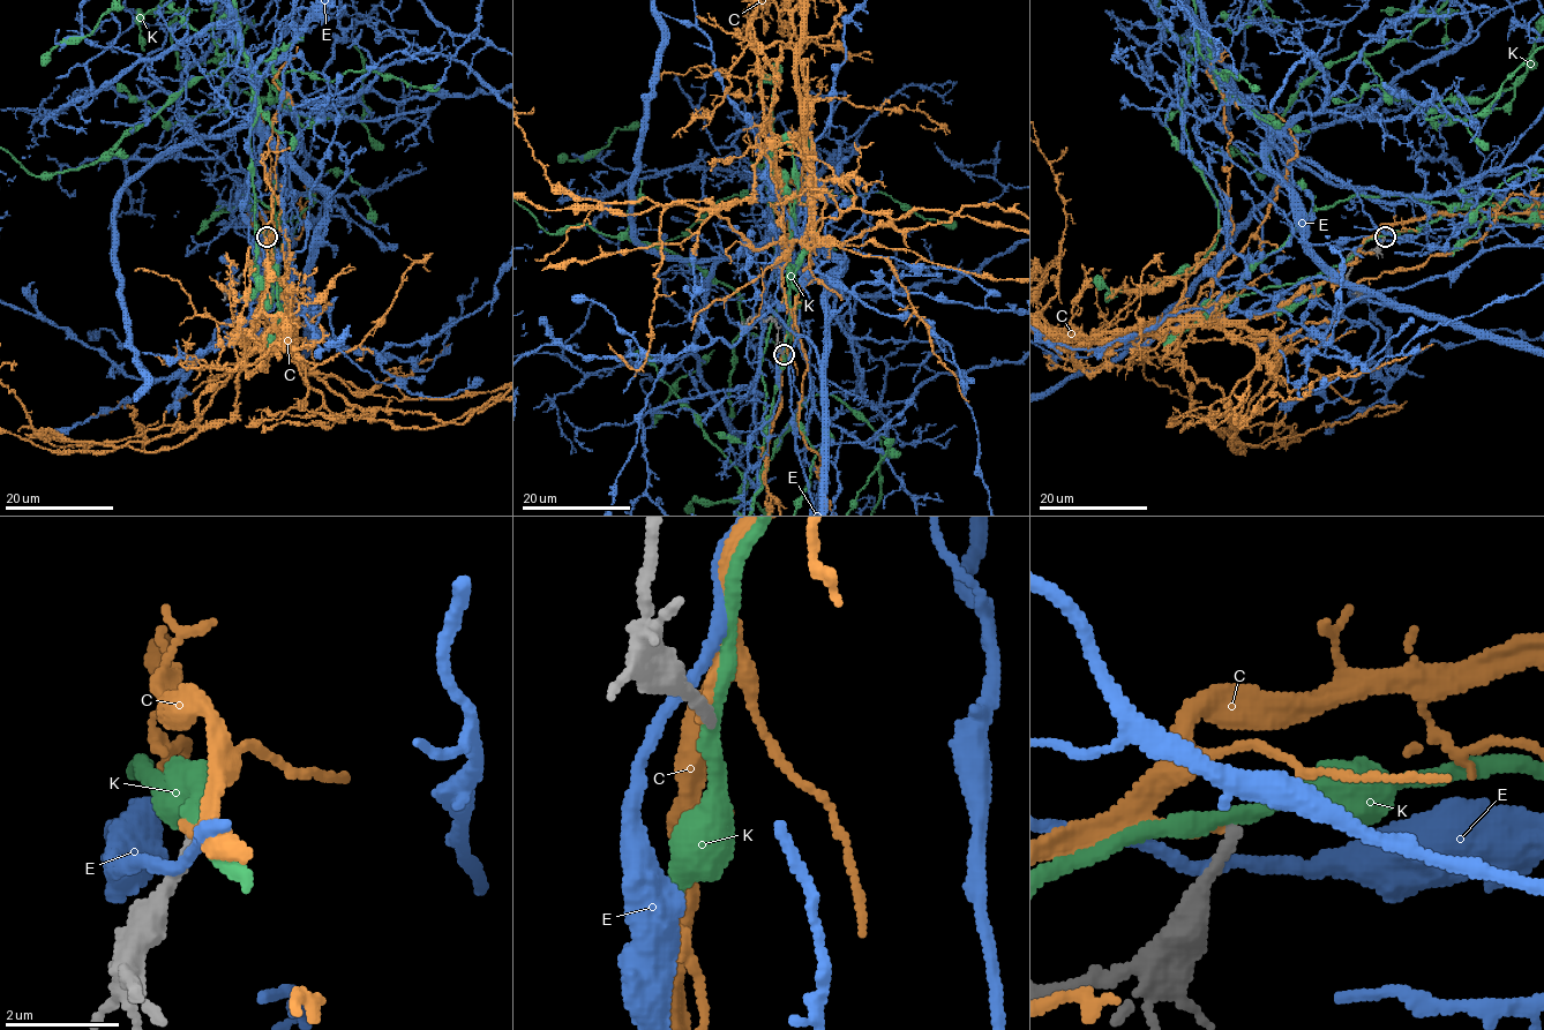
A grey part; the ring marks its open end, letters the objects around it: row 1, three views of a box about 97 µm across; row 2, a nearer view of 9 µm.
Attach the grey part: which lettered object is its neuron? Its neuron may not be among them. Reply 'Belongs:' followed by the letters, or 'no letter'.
Belongs: no letter

